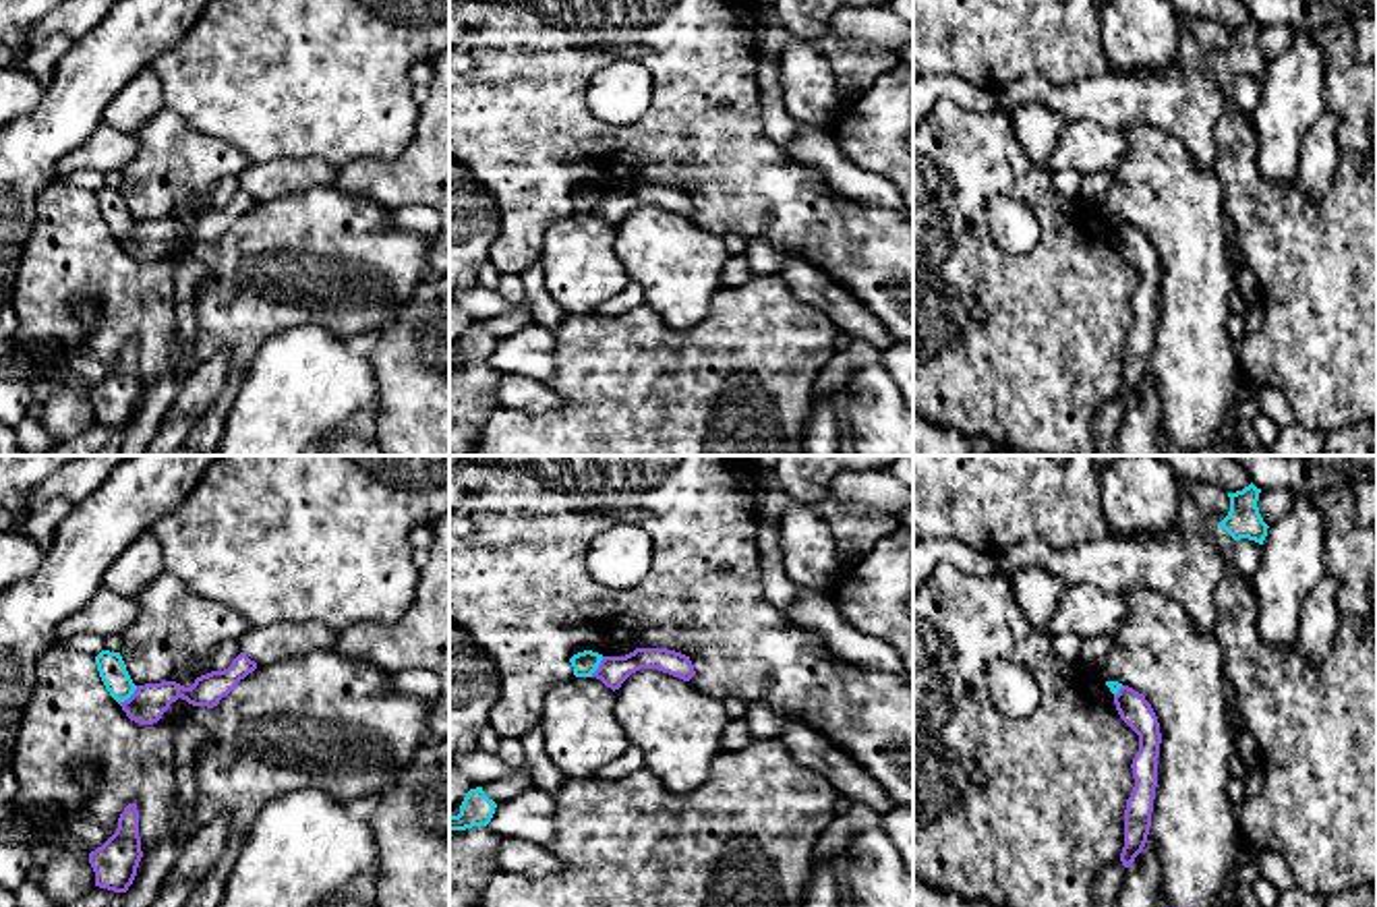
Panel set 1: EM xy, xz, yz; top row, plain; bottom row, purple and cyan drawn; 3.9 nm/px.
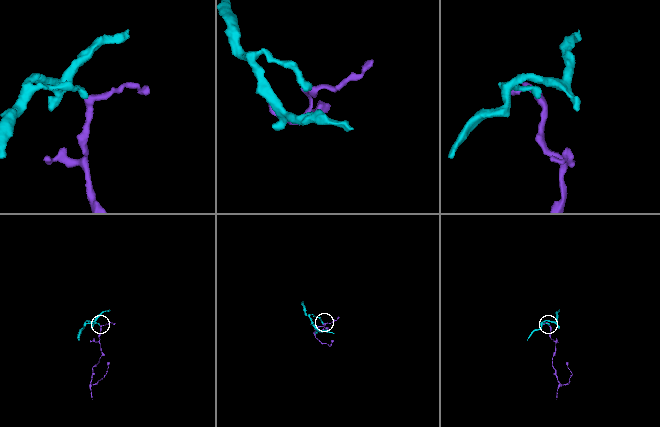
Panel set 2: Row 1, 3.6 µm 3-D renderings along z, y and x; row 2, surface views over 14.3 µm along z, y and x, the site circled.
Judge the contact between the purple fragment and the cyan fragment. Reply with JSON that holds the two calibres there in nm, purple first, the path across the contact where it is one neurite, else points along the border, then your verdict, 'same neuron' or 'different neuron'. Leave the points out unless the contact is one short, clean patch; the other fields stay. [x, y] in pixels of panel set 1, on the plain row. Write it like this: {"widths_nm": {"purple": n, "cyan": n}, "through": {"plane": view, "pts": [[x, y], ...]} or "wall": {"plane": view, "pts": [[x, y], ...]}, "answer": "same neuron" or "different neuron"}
{"widths_nm": {"purple": 140, "cyan": 110}, "wall": {"plane": "xy", "pts": [[137, 222], [119, 239]]}, "answer": "different neuron"}

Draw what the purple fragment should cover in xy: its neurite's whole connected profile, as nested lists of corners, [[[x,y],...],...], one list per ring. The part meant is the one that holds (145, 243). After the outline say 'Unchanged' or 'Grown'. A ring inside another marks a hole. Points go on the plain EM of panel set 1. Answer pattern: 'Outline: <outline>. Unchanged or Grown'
Outline: [[[240,188],[224,207],[211,207],[195,215],[191,224],[176,217],[137,222],[135,230],[120,238],[126,253],[139,261],[153,261],[178,234],[193,242],[213,244],[240,215],[257,205],[257,199]]]. Unchanged

